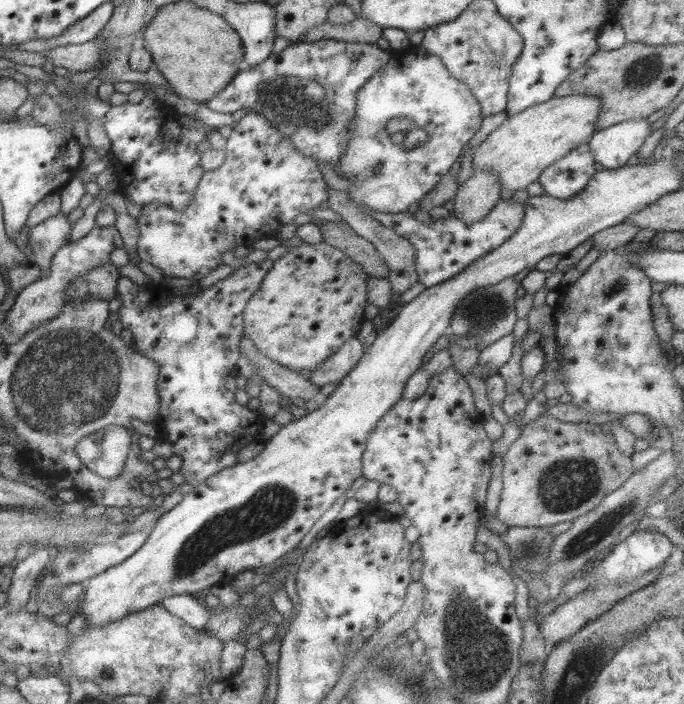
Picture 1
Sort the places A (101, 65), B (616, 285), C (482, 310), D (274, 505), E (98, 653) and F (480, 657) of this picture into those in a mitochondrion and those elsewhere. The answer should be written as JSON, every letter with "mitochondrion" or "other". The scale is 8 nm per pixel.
{"A":"other","B":"mitochondrion","C":"mitochondrion","D":"mitochondrion","E":"other","F":"mitochondrion"}

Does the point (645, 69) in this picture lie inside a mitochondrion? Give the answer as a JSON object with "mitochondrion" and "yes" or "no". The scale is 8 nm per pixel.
{"mitochondrion":"yes"}

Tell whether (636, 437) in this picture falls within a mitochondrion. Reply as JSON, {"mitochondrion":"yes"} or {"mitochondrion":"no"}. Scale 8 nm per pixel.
{"mitochondrion":"no"}

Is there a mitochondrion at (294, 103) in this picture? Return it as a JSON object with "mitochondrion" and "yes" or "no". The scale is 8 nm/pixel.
{"mitochondrion":"yes"}

